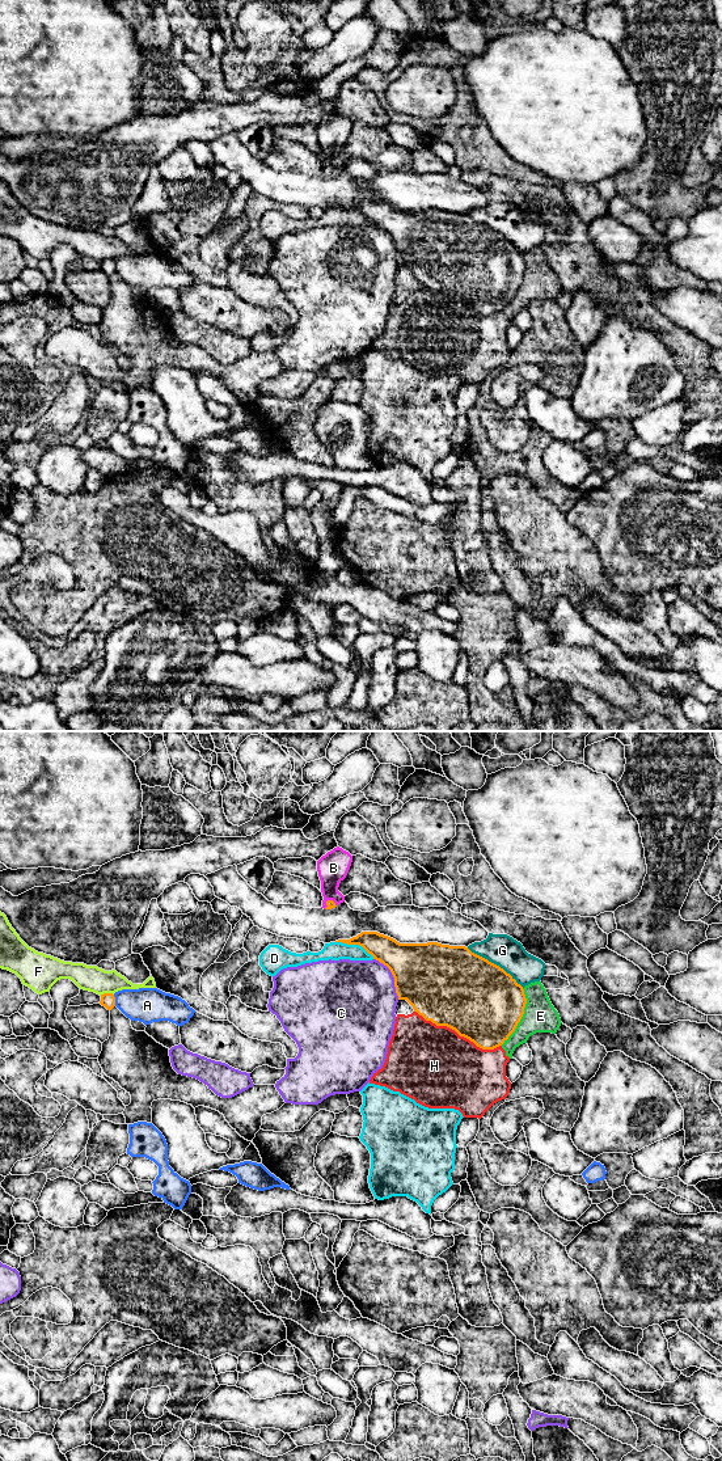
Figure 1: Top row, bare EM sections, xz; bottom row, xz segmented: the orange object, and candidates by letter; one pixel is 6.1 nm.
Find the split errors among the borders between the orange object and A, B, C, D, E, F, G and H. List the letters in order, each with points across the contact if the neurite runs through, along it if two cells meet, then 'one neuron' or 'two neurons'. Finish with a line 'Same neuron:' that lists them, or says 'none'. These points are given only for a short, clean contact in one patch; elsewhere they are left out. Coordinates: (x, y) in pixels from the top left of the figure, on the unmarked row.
A: two neurons
B: across xz (330, 170), (328, 167), (333, 134) | one neuron
C: two neurons
D: two neurons
E: two neurons
F: two neurons
G: two neurons
H: two neurons
Same neuron: B

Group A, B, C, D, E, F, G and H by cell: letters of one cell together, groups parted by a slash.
A / B / C / D / E H / F / G

